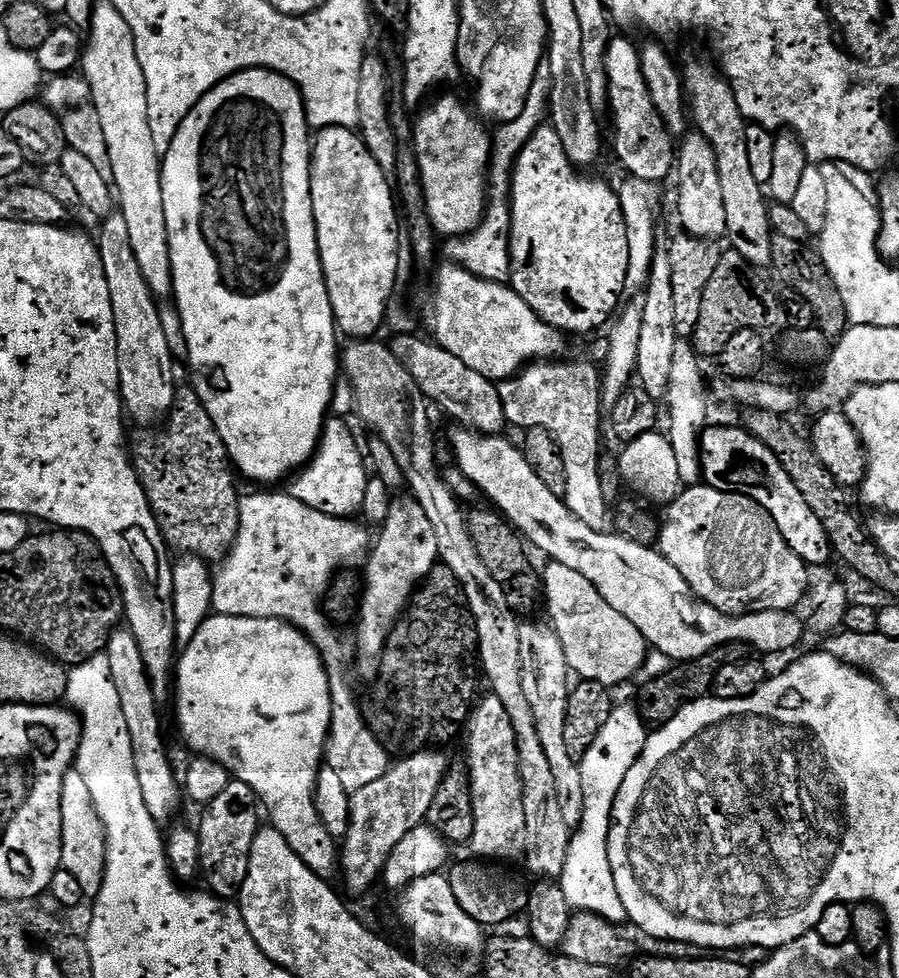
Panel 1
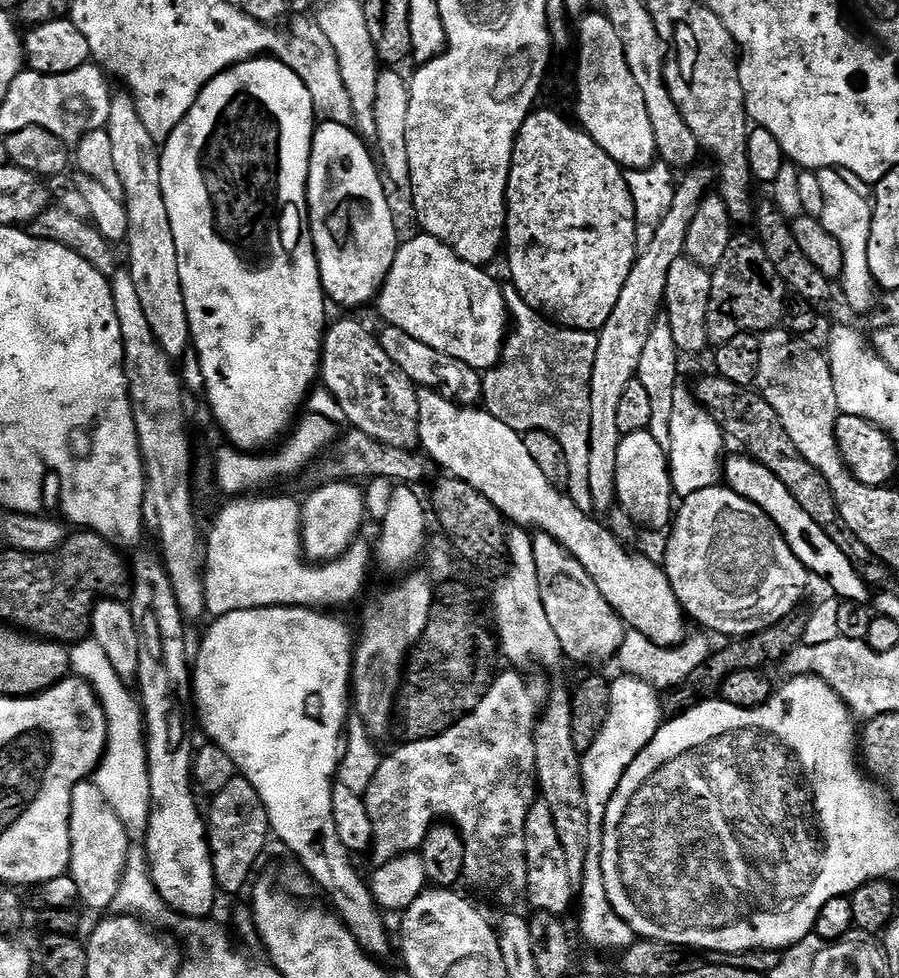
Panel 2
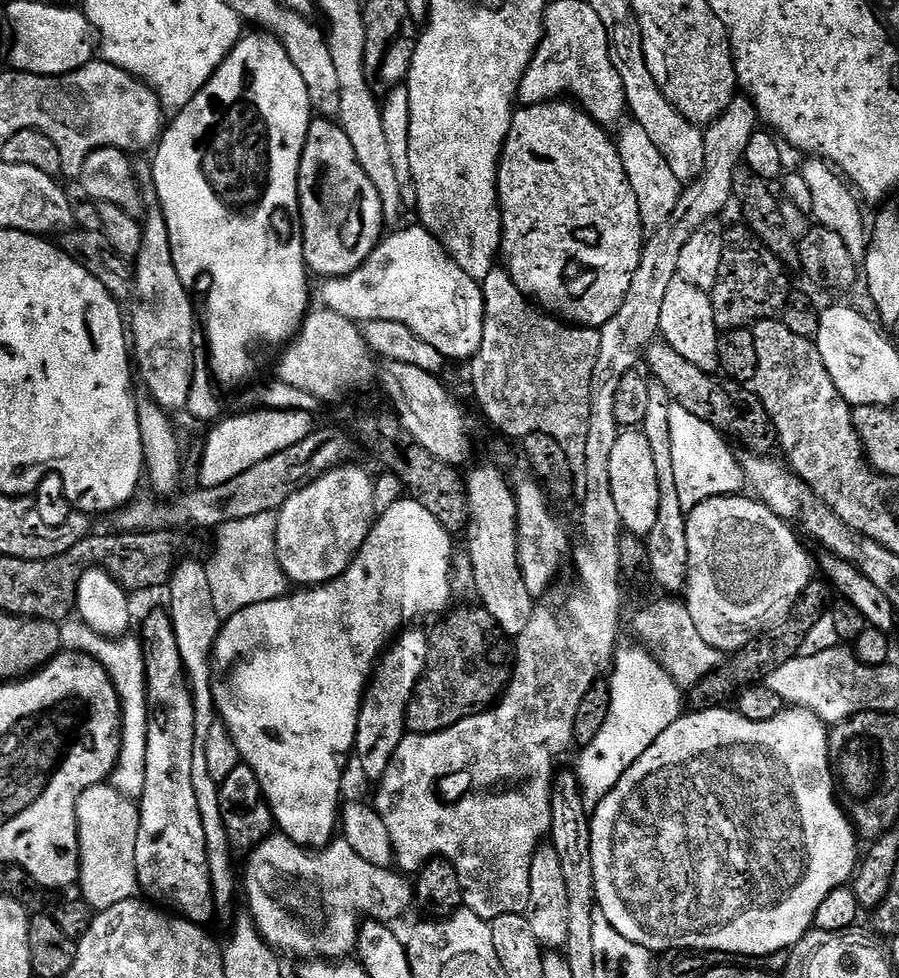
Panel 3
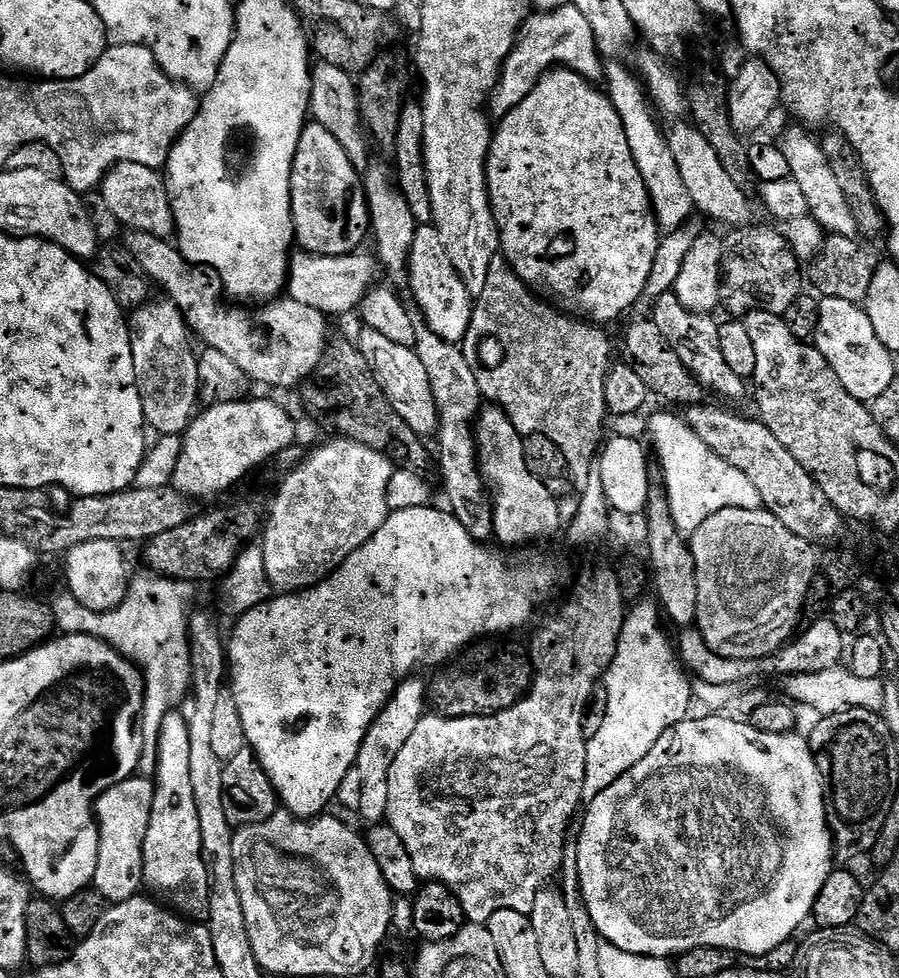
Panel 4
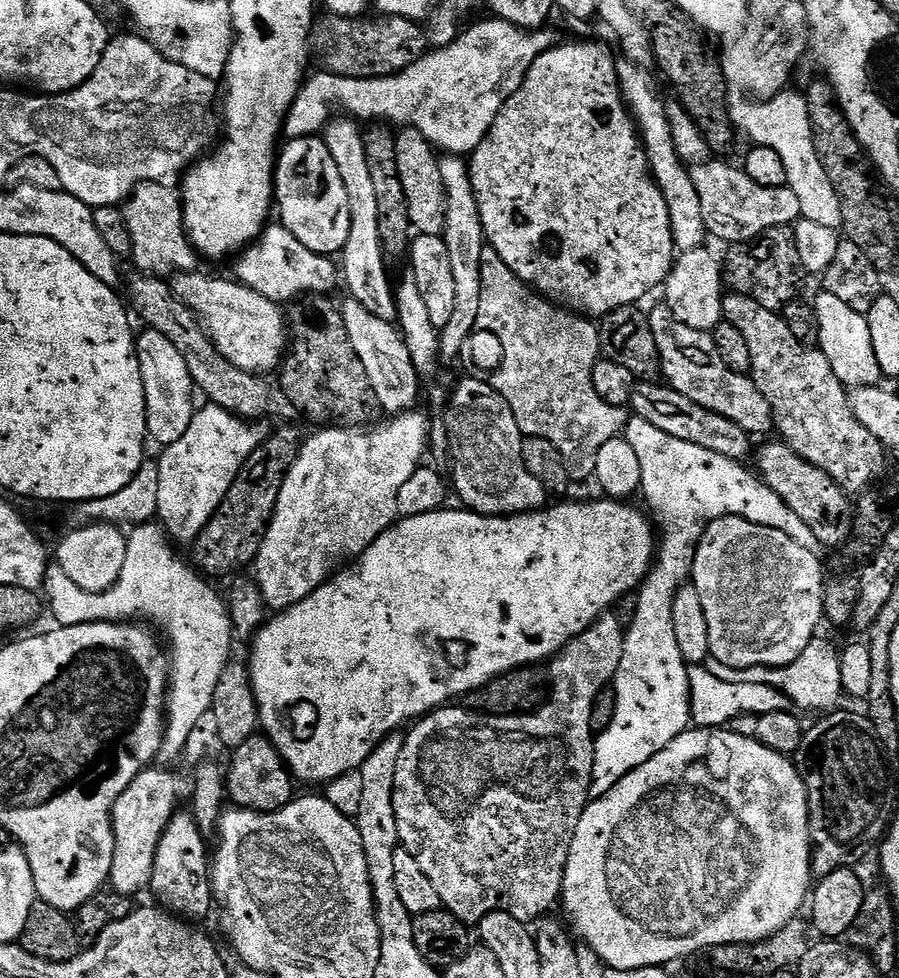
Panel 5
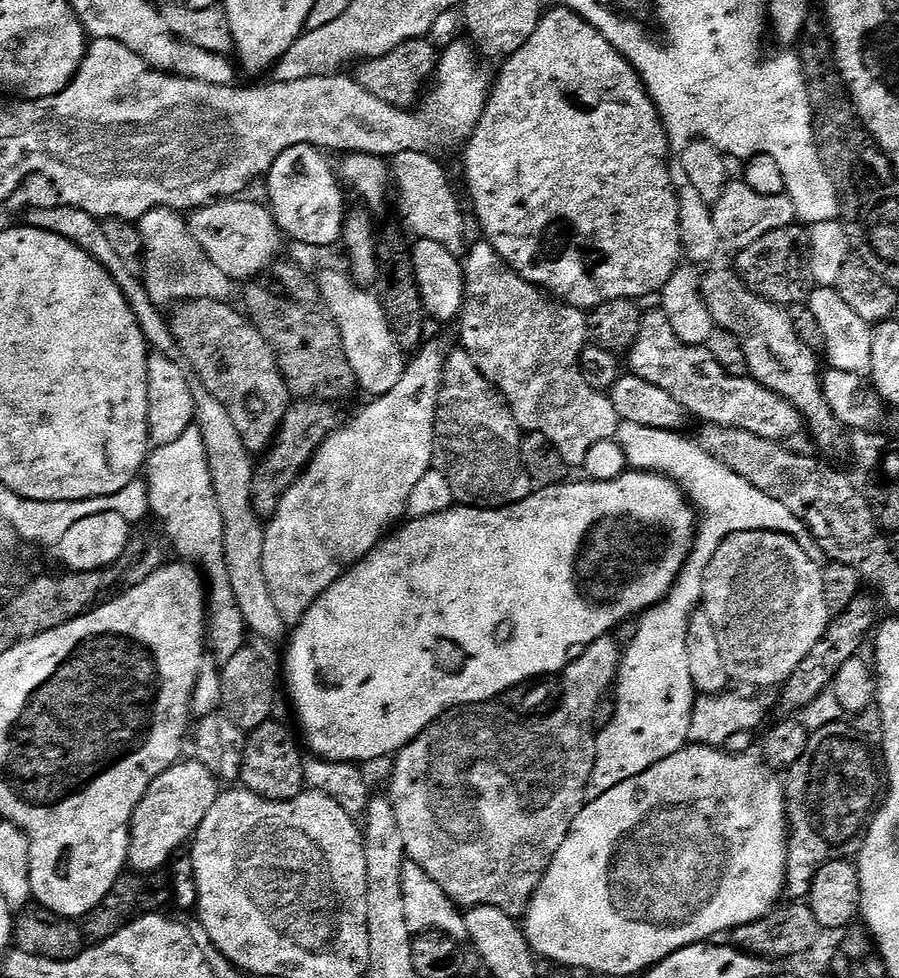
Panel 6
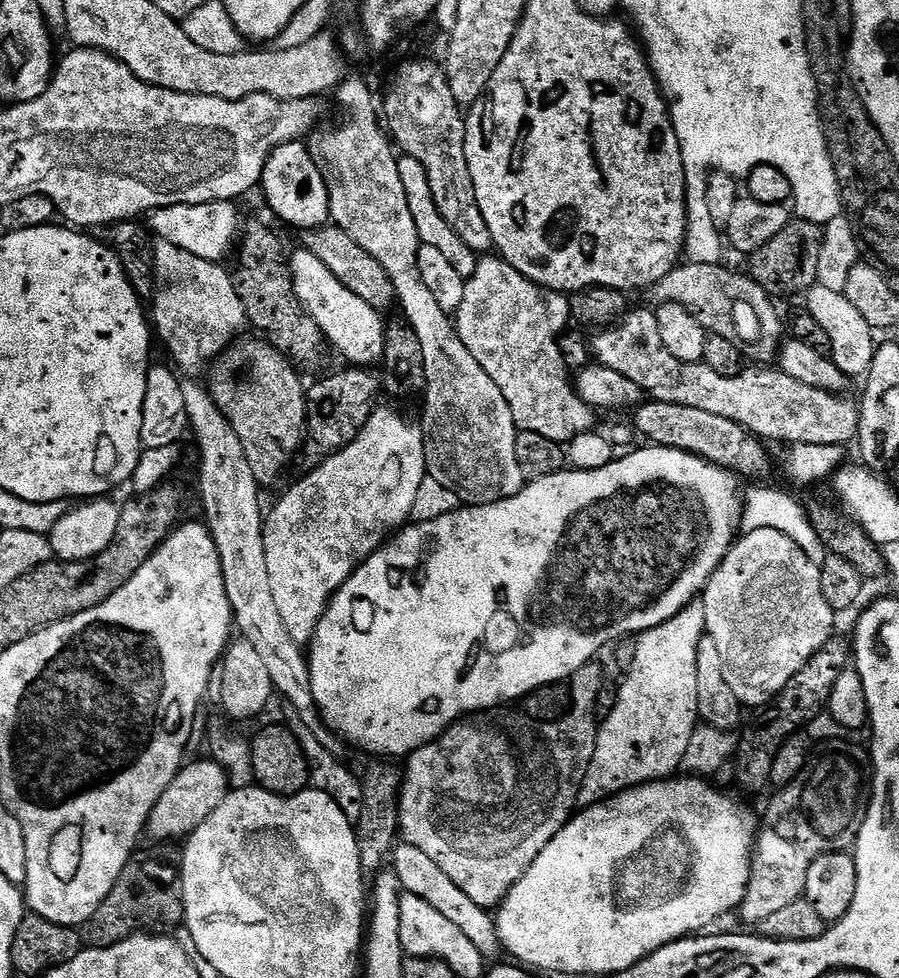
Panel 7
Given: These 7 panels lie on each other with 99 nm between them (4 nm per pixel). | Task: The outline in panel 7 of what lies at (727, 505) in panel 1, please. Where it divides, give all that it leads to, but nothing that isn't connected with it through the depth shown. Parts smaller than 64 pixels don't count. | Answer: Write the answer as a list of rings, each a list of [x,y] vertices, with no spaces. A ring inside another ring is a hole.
[[[778,530],[743,533],[733,543],[726,558],[722,558],[718,570],[714,570],[710,582],[704,587],[702,599],[706,610],[704,631],[718,645],[726,683],[730,690],[734,690],[734,698],[738,698],[740,705],[748,707],[749,704],[756,709],[771,704],[786,682],[790,682],[790,678],[794,678],[794,674],[798,674],[798,670],[822,650],[824,643],[834,635],[835,628],[832,627],[838,620],[830,602],[822,598],[820,568],[806,558],[793,540]]]

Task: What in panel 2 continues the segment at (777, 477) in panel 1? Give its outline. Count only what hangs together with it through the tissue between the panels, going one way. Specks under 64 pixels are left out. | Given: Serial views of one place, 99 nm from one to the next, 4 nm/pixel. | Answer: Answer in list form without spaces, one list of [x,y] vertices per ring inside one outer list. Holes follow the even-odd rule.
[[[729,455],[723,461],[722,480],[726,487],[734,490],[742,498],[757,504],[780,527],[780,533],[786,538],[790,550],[794,550],[794,558],[798,558],[798,562],[802,562],[802,566],[808,569],[809,573],[824,578],[830,583],[837,598],[841,601],[849,600],[859,604],[868,604],[870,586],[860,576],[859,567],[852,563],[850,557],[842,554],[838,546],[834,546],[830,534],[826,534],[826,530],[822,530],[822,526],[818,526],[818,522],[814,522],[814,518],[810,518],[810,514],[802,510],[802,506],[798,506],[794,494],[790,494],[790,490],[786,490],[782,482],[778,482],[774,473],[766,470],[766,466],[762,466],[751,456],[739,455],[732,457]]]

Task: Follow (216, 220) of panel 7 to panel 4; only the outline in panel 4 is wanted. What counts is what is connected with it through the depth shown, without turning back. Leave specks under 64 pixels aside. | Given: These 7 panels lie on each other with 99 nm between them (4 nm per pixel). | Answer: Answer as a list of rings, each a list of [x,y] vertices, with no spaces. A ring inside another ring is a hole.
[[[293,251],[290,257],[290,275],[286,285],[287,295],[302,306],[310,306],[329,318],[355,313],[373,287],[372,279],[378,272],[375,255],[315,256],[313,252]]]

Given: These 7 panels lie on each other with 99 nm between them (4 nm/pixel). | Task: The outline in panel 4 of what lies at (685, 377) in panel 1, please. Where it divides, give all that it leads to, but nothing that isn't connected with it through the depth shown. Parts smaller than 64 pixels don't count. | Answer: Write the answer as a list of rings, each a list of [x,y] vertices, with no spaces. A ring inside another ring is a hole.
[[[656,412],[648,420],[648,432],[652,435],[651,451],[655,463],[656,460],[660,463],[660,472],[664,475],[662,487],[670,502],[670,514],[681,536],[691,538],[698,526],[702,526],[710,514],[718,514],[718,510],[758,510],[762,507],[762,497],[747,480],[746,474],[741,474],[737,467],[714,454],[714,450],[710,450],[690,428],[683,415]]]

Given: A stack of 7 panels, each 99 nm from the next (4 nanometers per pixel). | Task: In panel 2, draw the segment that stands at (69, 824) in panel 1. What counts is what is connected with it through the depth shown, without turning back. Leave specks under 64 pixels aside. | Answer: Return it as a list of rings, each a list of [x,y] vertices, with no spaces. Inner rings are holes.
[[[85,782],[74,786],[74,794],[70,798],[70,866],[68,872],[74,878],[74,883],[78,886],[80,895],[79,903],[85,904],[88,908],[100,912],[103,908],[106,910],[112,908],[114,898],[118,894],[118,886],[124,877],[124,867],[128,861],[130,851],[130,837],[126,826],[122,826],[122,820],[118,814],[102,798],[102,790],[94,782]]]

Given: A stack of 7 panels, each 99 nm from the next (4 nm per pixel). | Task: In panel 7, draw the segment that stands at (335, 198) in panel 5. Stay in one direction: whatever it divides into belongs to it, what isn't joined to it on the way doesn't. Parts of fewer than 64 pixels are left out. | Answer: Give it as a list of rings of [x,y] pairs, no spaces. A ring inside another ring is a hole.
[[[297,142],[278,146],[270,154],[264,167],[262,189],[268,195],[268,204],[288,224],[299,230],[323,228],[329,223],[330,198],[326,182],[308,152],[307,143]]]

